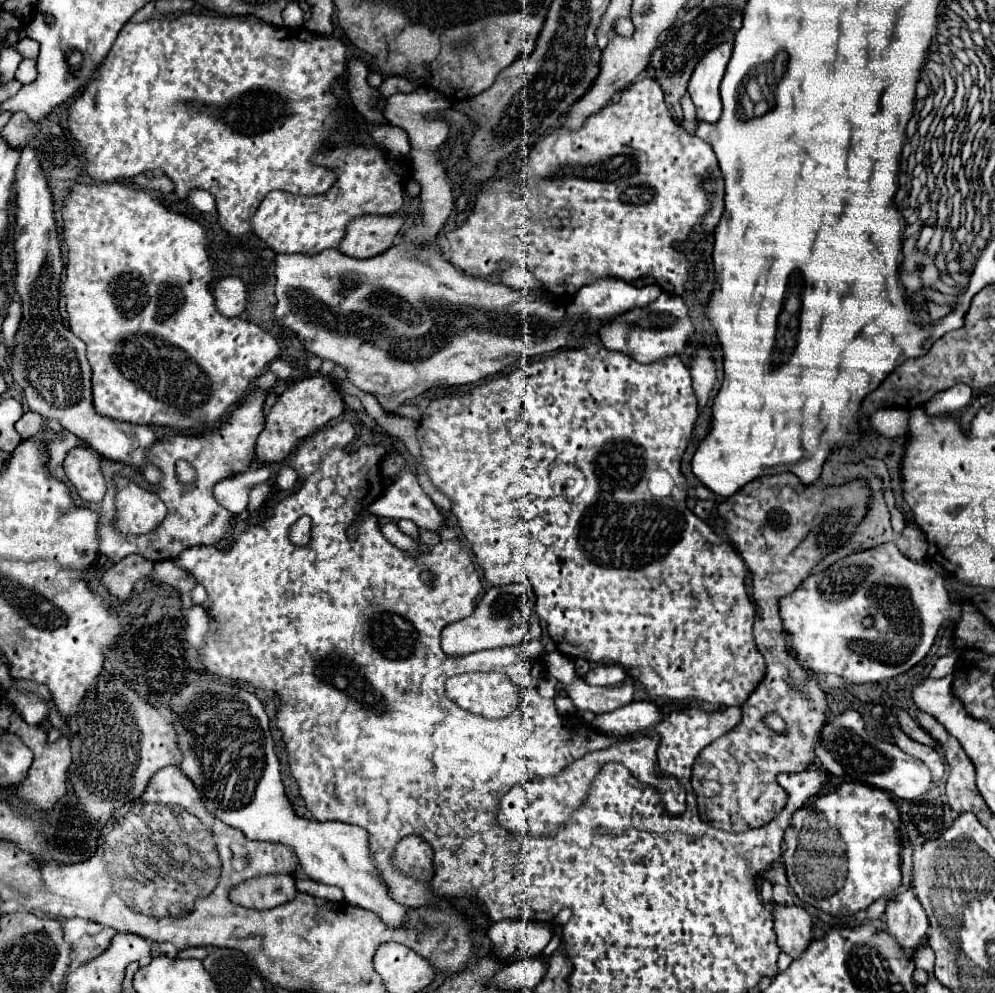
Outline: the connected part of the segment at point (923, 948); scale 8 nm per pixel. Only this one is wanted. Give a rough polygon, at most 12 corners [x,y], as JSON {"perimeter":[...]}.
{"perimeter":[[928,942],[916,948],[916,968],[934,977],[935,954]]}

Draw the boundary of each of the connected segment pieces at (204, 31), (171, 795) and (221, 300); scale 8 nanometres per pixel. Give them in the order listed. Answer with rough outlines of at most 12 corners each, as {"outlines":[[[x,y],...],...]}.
{"outlines":[[[180,14],[69,102],[86,174],[162,168],[232,240],[324,194],[340,40]],[[178,766],[150,778],[140,802],[178,804],[196,816],[198,790]],[[226,276],[214,286],[216,308],[238,316],[246,306],[244,282]]]}

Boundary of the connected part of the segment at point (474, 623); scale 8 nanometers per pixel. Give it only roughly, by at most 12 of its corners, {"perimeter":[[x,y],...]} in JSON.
{"perimeter":[[530,584],[492,586],[472,616],[442,630],[464,656],[538,640]]}

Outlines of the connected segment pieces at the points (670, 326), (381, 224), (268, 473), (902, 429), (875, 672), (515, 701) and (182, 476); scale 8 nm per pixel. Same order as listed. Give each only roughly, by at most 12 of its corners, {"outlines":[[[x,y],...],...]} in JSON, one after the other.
{"outlines":[[[654,304],[602,324],[604,348],[640,364],[680,354],[694,336],[686,304]],[[358,216],[338,250],[372,258],[392,246],[400,216]],[[262,470],[225,478],[214,498],[232,514],[246,510],[250,488],[272,476]],[[882,408],[870,424],[882,436],[904,436],[908,412]],[[890,542],[782,596],[800,664],[900,676],[960,618]],[[498,672],[448,678],[446,696],[486,718],[520,704],[516,686]],[[178,462],[178,480],[194,482],[194,470],[188,462]]]}

